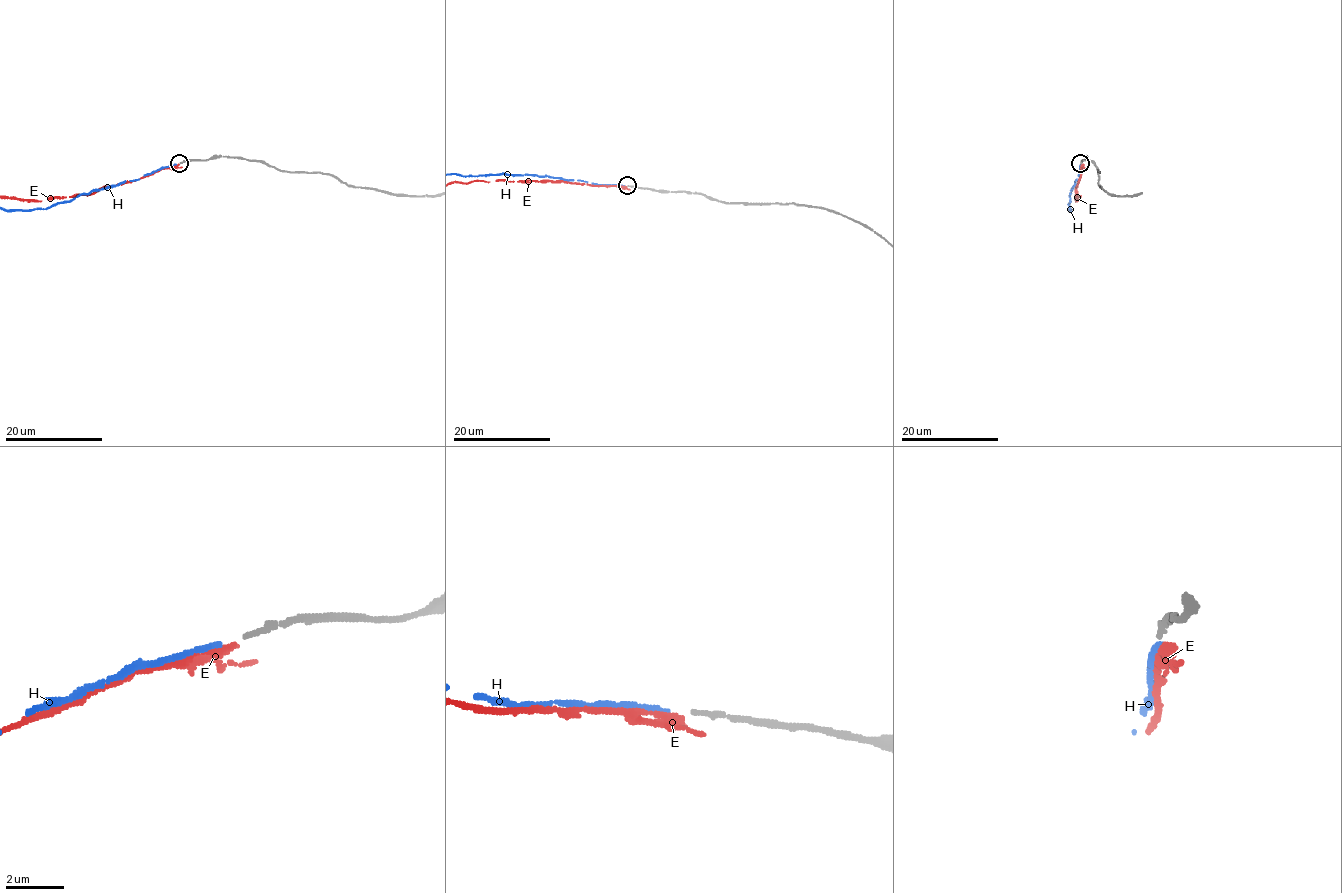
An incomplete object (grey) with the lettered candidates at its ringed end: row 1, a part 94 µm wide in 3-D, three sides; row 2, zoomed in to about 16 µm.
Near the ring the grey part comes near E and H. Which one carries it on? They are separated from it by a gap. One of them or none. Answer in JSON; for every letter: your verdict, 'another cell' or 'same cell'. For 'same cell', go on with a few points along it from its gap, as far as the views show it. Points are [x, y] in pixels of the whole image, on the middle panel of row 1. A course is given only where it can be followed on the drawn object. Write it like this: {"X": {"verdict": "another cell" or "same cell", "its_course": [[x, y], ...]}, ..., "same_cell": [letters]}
{"E": {"verdict": "another cell"}, "H": {"verdict": "same cell"}, "same_cell": ["H"]}

